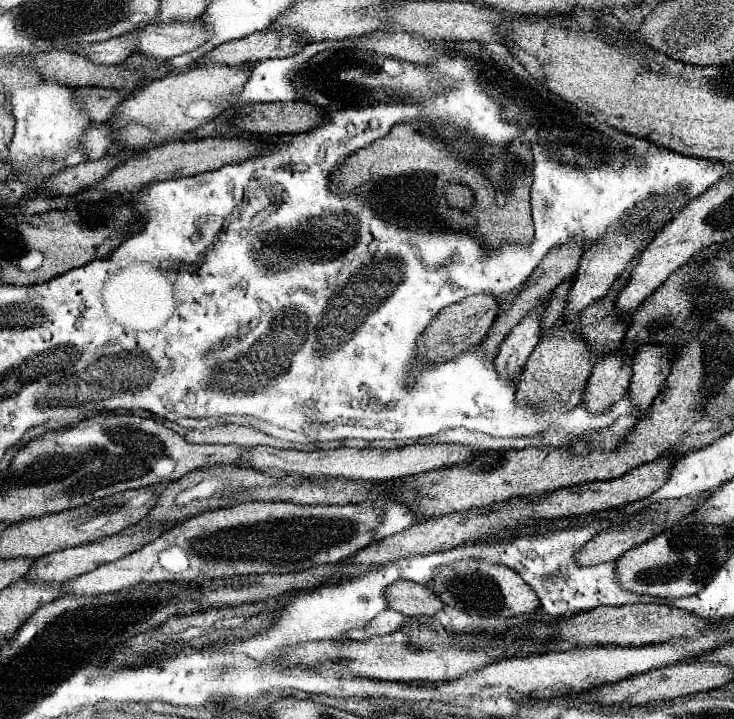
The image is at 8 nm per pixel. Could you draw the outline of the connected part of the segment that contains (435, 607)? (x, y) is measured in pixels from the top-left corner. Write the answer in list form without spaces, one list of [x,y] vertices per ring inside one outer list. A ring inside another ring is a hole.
[[[397,581],[385,589],[385,599],[389,609],[399,611],[407,617],[427,615],[433,617],[441,607],[441,599],[433,595],[433,591],[425,585],[413,581]]]

